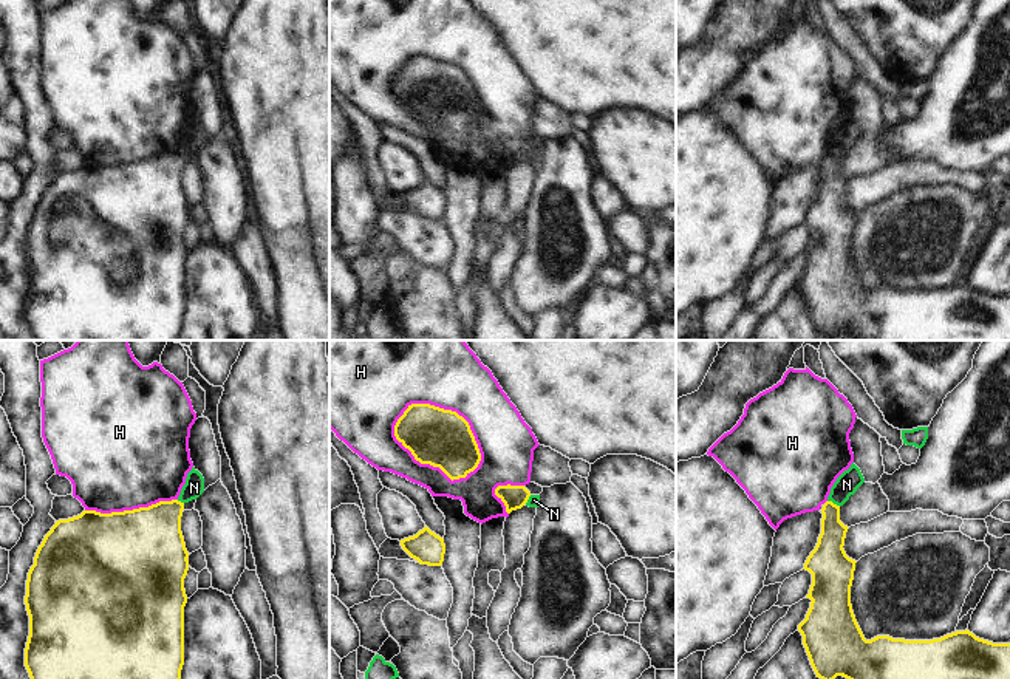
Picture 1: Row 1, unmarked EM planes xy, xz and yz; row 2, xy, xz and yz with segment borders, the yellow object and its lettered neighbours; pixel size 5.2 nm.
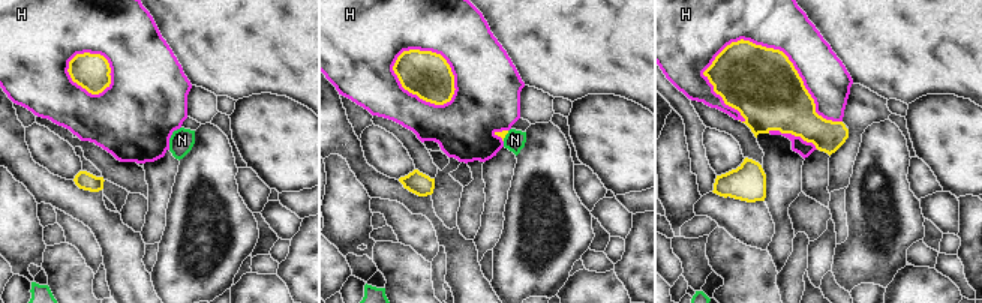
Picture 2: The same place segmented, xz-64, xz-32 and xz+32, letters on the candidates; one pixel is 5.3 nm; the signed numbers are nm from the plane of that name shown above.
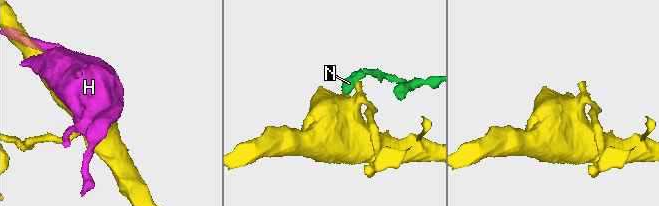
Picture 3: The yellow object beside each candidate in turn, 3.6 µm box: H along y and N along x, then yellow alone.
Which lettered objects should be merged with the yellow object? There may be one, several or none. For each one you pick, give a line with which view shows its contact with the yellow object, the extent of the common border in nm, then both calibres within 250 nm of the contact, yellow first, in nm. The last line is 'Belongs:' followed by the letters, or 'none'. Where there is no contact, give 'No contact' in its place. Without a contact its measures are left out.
Belongs: none.

